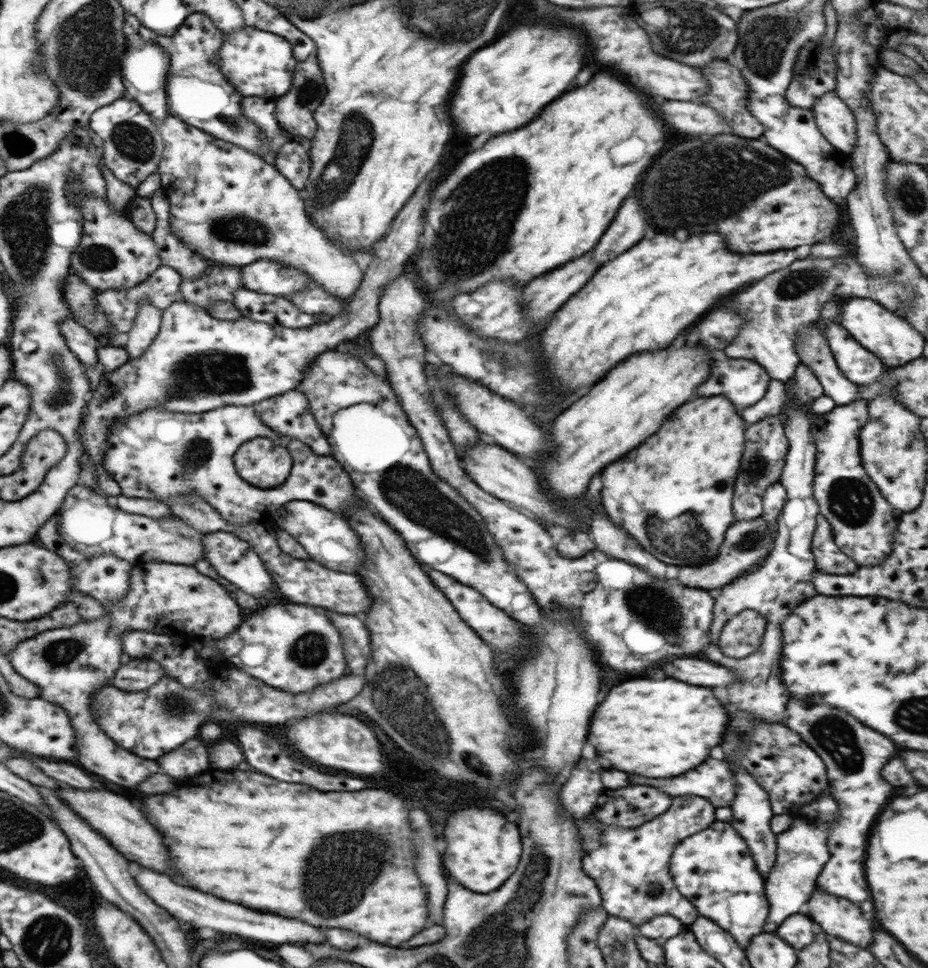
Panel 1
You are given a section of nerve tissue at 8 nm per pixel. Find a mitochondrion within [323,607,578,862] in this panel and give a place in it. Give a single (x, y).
(387, 685)

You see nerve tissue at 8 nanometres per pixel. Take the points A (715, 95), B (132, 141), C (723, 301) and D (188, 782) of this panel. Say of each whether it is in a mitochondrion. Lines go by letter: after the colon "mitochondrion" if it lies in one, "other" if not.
A: other
B: mitochondrion
C: other
D: other

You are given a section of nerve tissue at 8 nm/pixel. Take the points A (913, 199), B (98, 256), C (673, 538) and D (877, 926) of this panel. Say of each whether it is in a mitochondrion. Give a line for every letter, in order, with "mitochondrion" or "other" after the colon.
A: mitochondrion
B: mitochondrion
C: mitochondrion
D: other

